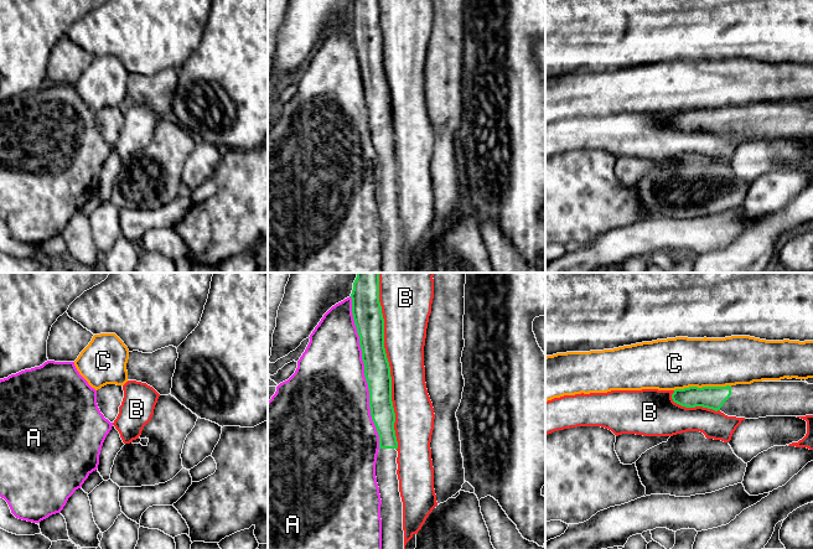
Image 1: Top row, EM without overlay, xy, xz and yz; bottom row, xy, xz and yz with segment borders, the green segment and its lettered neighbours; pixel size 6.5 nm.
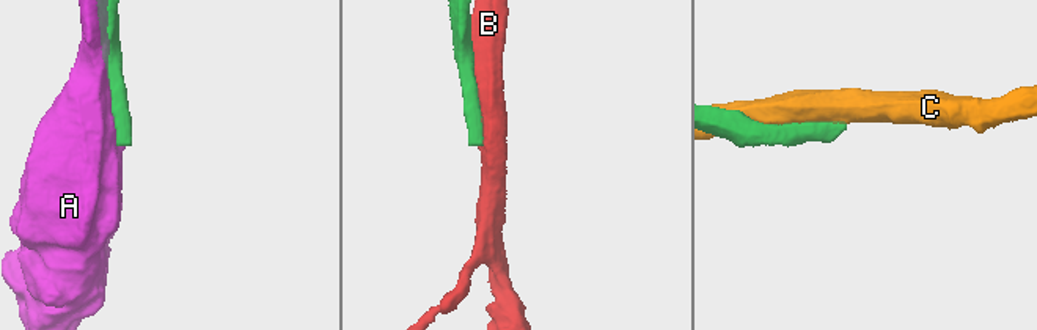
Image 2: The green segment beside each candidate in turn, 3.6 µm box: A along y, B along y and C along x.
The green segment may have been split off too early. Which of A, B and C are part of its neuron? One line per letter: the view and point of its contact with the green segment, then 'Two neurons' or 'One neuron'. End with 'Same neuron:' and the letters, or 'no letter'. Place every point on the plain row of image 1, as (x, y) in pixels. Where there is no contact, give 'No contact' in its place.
A: Touches green at xz (364, 94). Two neurons
B: Touches green at xz (388, 86). Two neurons
C: Touches green at yz (703, 109). Two neurons
Same neuron: no letter

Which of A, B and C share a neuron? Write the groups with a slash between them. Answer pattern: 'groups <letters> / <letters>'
groups A / B / C

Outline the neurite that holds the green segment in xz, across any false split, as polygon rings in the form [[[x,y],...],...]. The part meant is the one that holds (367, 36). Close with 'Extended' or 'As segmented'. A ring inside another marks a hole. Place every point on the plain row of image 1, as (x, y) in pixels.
[[[356,0],[351,21],[369,113],[371,138],[379,157],[376,200],[382,222],[382,273],[404,273],[403,224],[397,197],[395,135],[390,89],[384,71],[379,0]]]. Extended

